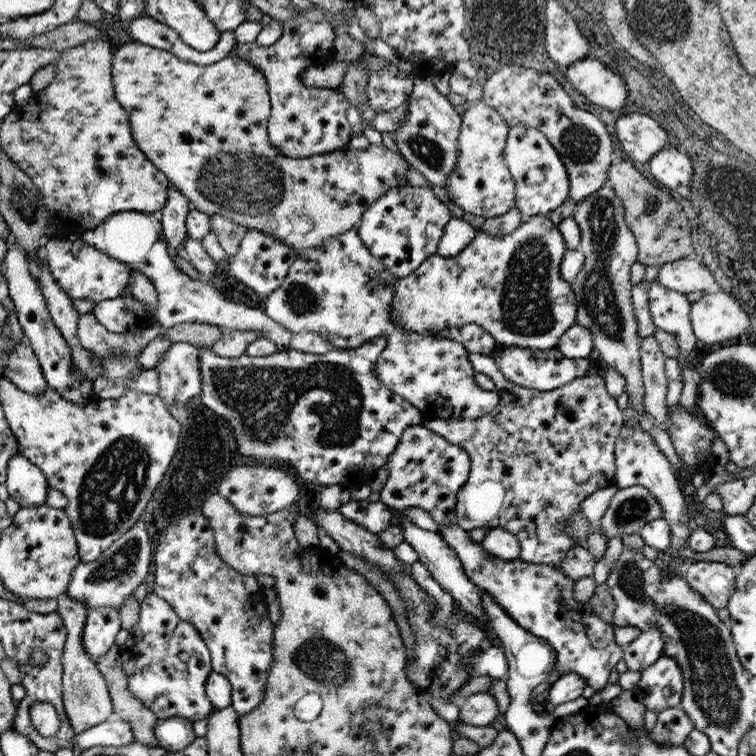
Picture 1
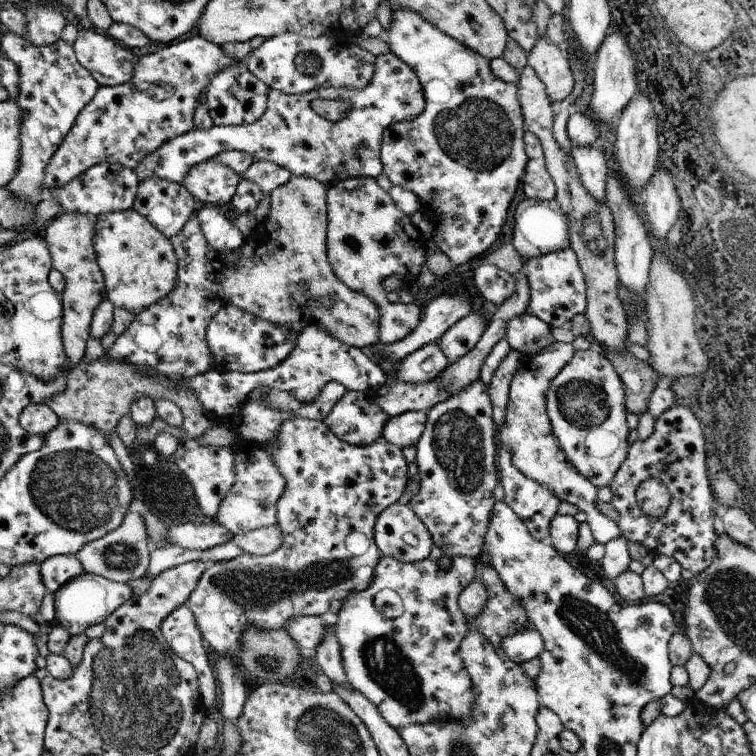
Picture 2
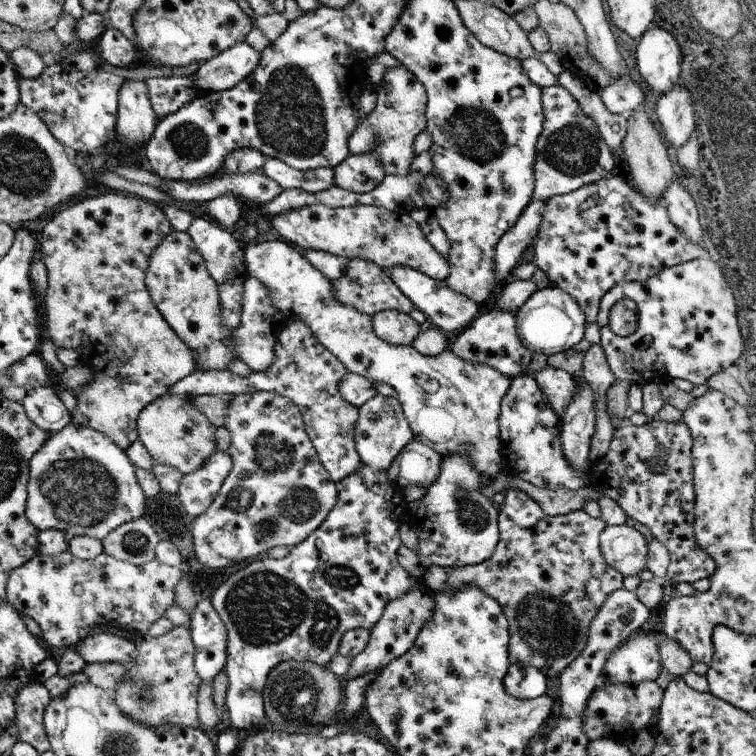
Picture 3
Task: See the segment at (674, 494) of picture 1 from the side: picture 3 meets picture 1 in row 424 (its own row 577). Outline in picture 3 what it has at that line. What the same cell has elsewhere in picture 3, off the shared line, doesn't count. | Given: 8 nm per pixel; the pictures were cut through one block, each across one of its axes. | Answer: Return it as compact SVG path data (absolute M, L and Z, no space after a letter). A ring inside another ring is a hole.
M607 526L601 534L601 554L623 578L647 570L647 540L631 526Z

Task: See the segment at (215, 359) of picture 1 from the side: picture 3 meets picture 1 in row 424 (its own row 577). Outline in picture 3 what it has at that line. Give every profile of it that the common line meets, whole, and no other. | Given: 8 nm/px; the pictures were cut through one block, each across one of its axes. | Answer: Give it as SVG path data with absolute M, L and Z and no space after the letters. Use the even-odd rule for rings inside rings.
M361 462L355 472L339 480L337 506L331 510L327 522L311 534L311 538L305 538L299 546L291 546L289 554L283 558L255 558L211 592L211 608L219 612L219 618L227 628L227 664L223 674L227 674L229 686L225 694L225 716L235 732L245 730L247 734L255 734L269 728L261 696L269 670L291 660L327 668L327 664L337 656L341 638L347 632L371 630L381 620L383 610L387 610L391 600L407 592L421 590L421 576L411 576L399 566L399 548L403 544L397 530L403 510L409 510L401 490L403 488L399 488L397 482L389 480L387 472L371 470ZM315 544L321 544L323 552L319 552Z

